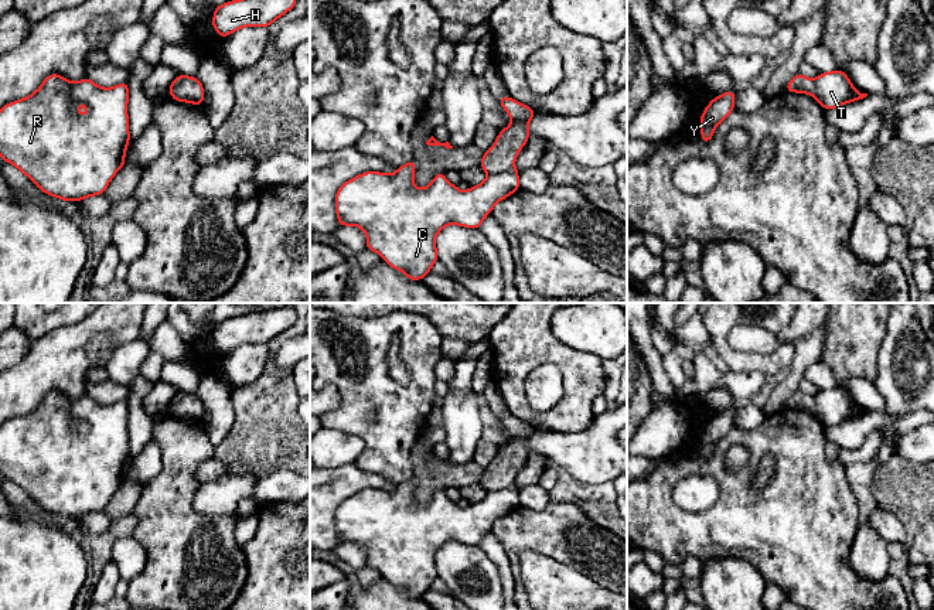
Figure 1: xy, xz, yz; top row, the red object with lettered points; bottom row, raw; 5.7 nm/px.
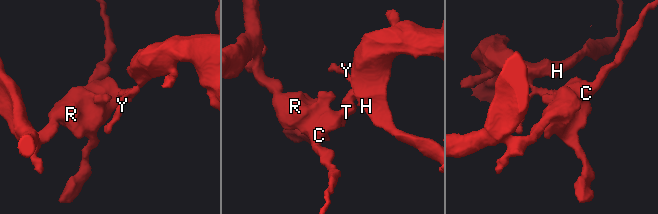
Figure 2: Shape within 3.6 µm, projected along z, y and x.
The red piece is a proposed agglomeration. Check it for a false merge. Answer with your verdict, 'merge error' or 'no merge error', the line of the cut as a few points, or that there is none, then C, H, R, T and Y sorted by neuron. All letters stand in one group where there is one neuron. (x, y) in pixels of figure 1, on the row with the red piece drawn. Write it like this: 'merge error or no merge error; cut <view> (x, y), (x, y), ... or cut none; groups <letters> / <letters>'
merge error; cut xz (514, 167), (488, 174); groups C R T / H Y

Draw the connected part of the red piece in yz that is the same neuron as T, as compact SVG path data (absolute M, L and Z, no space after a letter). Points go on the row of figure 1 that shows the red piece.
M841 69L819 74L814 81L815 92L812 96L825 110L867 96L867 93L858 92L848 75Z

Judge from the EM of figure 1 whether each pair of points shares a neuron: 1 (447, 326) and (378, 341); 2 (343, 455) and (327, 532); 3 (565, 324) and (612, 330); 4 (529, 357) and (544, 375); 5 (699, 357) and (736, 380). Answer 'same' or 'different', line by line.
1: different
2: different
3: same
4: different
5: same

